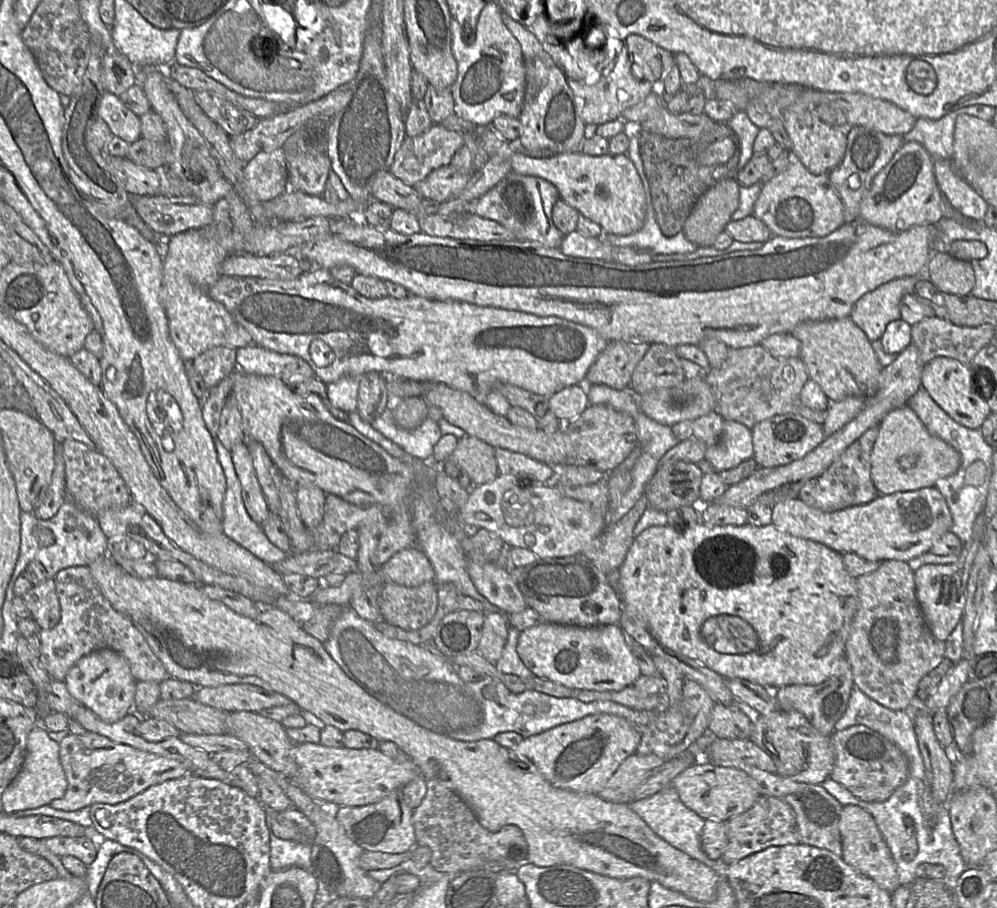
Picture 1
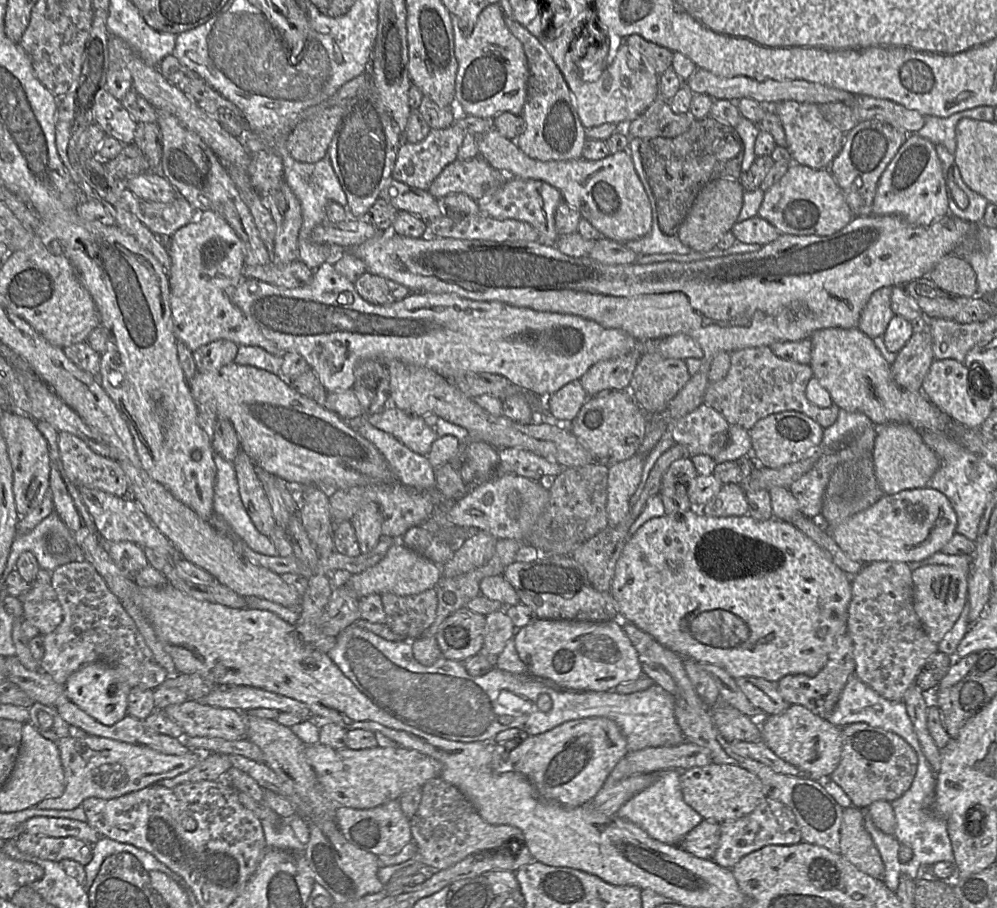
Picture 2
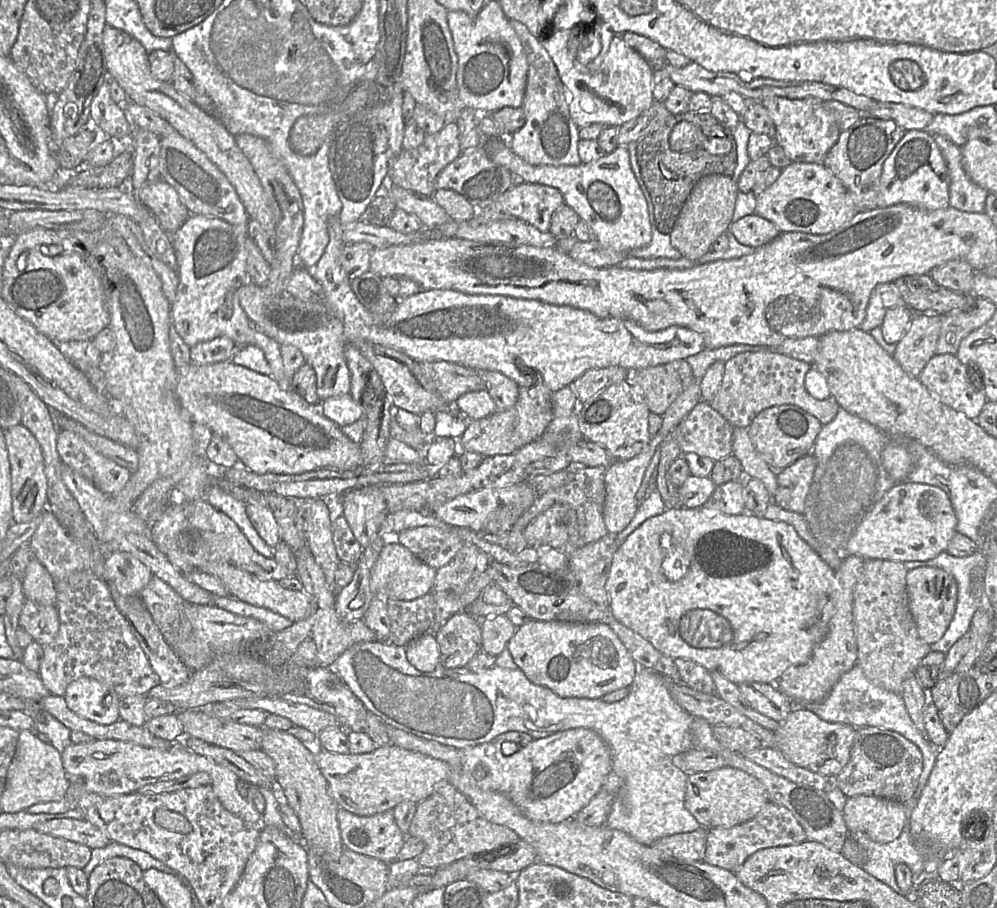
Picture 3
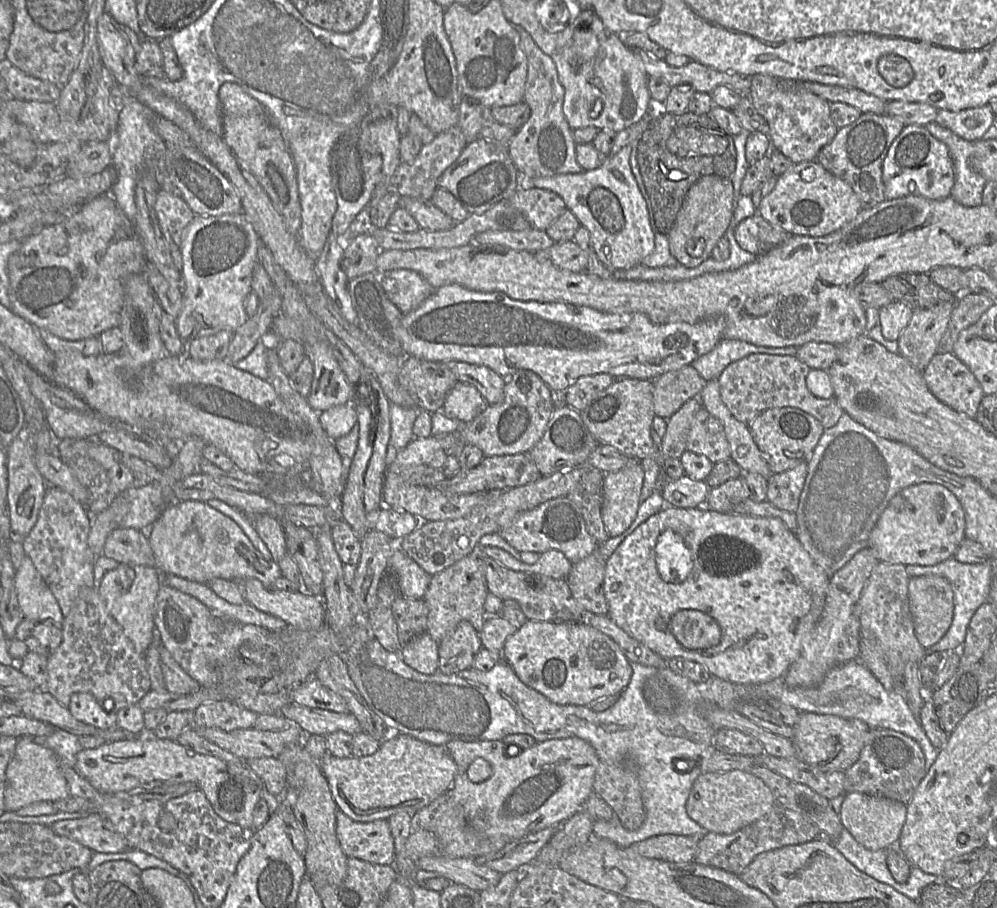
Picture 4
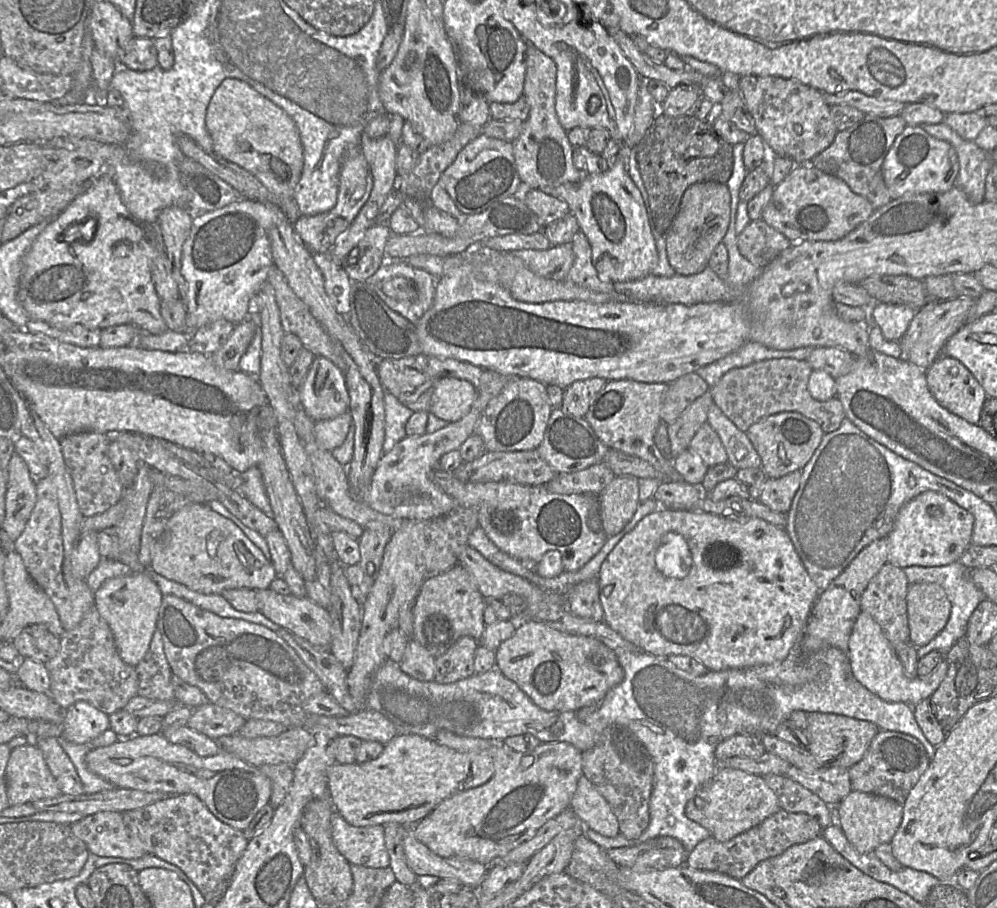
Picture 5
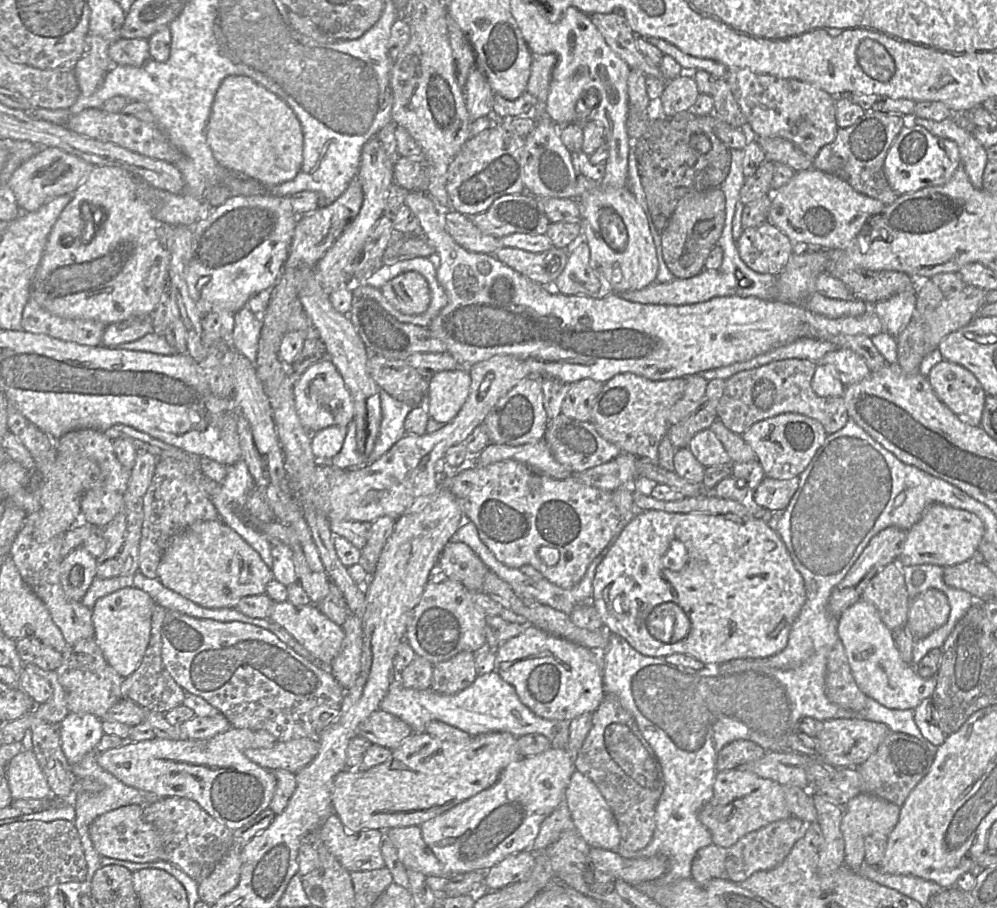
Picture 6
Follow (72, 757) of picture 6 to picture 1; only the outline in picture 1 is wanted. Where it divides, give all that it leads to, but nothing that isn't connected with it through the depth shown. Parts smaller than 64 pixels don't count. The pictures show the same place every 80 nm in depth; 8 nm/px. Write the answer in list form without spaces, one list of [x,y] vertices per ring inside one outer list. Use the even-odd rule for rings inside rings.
[[[104,648],[82,657],[66,674],[69,693],[103,721],[114,723],[133,712],[136,680],[127,660],[118,652]]]

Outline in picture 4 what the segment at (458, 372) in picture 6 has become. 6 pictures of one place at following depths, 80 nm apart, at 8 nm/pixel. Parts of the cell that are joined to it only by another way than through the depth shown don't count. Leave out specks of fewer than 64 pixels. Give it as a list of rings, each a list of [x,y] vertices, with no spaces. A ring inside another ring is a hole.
[[[458,381],[446,395],[442,412],[461,424],[467,424],[473,421],[487,405],[476,387]]]

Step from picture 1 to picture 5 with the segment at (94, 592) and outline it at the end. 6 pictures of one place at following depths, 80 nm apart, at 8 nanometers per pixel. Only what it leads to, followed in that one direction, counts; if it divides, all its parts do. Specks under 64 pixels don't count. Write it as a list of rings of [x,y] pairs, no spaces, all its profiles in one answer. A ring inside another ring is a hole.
[[[94,605],[86,612],[78,625],[65,631],[60,639],[59,652],[46,664],[46,667],[50,676],[50,695],[62,708],[68,709],[77,701],[85,701],[110,716],[122,710],[132,698],[137,696],[136,667],[126,664],[121,659],[113,633]]]

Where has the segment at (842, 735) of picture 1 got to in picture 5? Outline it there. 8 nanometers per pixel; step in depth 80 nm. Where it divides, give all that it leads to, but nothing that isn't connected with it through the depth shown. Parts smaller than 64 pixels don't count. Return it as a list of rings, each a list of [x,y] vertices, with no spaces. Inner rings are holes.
[[[879,730],[863,758],[849,768],[851,788],[903,804],[910,790],[927,769],[930,759],[924,746],[915,737],[889,730]]]

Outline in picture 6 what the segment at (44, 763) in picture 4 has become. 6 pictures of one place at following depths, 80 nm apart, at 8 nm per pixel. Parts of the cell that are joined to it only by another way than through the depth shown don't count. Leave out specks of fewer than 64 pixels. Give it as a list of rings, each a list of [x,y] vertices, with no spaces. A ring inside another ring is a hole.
[[[21,750],[8,762],[6,777],[13,799],[44,799],[52,796],[32,750]]]

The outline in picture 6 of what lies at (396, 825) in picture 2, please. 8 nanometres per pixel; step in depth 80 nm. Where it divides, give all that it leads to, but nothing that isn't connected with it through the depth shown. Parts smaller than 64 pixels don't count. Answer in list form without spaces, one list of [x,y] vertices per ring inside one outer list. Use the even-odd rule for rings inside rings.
[[[332,812],[319,827],[319,835],[327,850],[350,873],[385,867],[381,853],[384,831],[348,831]]]

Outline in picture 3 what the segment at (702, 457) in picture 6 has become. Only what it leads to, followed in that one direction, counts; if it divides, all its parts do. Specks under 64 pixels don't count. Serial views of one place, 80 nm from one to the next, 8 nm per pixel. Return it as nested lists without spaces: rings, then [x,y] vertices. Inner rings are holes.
[[[700,401],[675,428],[675,439],[683,454],[696,453],[716,462],[732,454],[733,428],[709,403]]]

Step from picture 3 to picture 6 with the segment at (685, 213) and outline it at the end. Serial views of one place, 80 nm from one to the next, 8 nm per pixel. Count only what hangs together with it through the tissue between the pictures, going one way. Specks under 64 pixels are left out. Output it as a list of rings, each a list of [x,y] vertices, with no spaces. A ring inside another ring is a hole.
[[[720,187],[690,192],[678,202],[661,232],[663,258],[676,278],[691,278],[704,269],[706,258],[721,236],[725,219],[726,199]]]

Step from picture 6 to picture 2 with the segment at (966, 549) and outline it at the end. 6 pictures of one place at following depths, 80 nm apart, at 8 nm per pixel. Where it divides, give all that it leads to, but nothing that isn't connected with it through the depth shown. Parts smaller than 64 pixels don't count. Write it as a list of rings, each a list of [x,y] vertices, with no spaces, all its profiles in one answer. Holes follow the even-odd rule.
[[[929,488],[904,489],[894,494],[883,494],[870,507],[847,518],[835,527],[825,527],[839,548],[852,560],[863,564],[889,562],[917,562],[940,552],[956,533],[957,517],[947,497]]]

